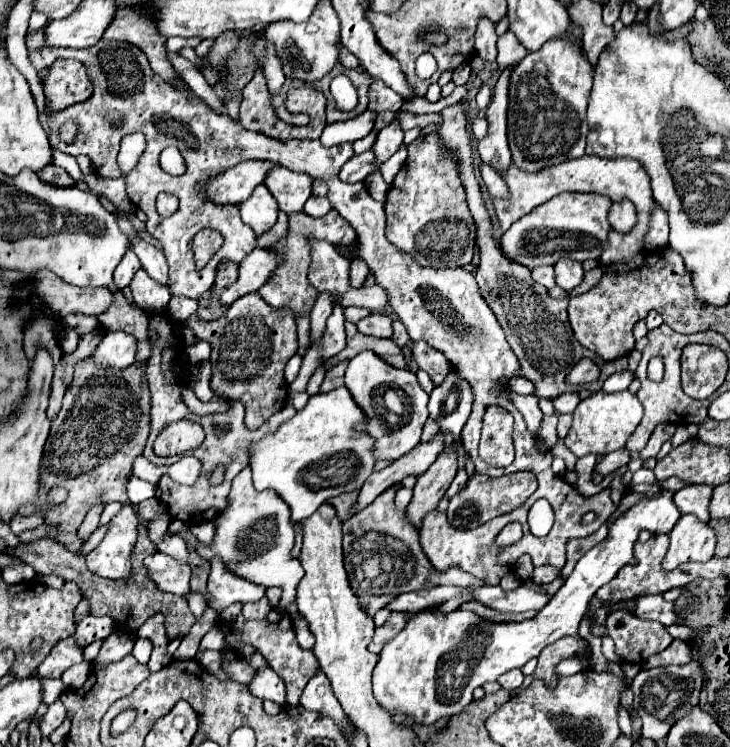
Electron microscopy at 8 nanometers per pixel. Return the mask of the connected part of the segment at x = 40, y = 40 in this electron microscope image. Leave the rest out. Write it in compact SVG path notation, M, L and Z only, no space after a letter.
M43 28L39 30L39 32L35 32L35 34L27 34L27 48L29 50L41 50L43 48L43 44L45 44L45 34L43 34Z

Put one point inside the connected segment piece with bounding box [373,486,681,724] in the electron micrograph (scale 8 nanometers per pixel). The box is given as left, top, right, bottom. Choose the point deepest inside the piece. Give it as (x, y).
(428, 671)

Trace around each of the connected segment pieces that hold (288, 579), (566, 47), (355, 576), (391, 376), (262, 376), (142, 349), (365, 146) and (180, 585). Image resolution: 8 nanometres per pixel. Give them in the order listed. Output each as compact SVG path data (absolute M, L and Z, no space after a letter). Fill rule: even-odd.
M245 468L243 472L235 476L235 482L227 496L227 506L223 514L219 514L213 520L213 524L215 524L215 536L211 544L199 542L197 554L203 560L213 560L215 556L219 556L223 564L227 566L227 570L231 570L235 576L247 578L249 582L255 582L265 588L271 588L271 586L281 588L283 590L281 606L283 608L289 606L295 600L295 590L297 590L299 580L303 578L303 568L299 564L299 558L291 556L291 550L295 544L295 532L293 532L293 522L291 522L291 510L283 502L283 498L279 498L279 494L275 494L273 490L255 492L253 482L251 482L251 470ZM259 520L263 520L263 552L237 550L241 544L245 544L247 538L253 542L259 542L259 538L251 538L251 532L255 530L253 524Z
M571 24L567 34L547 40L537 52L529 52L511 72L507 134L513 162L519 170L539 172L585 154L585 110L593 84L593 66L581 46L575 44L581 38L583 28Z
M395 488L385 490L377 500L367 506L357 516L343 522L343 556L345 556L345 570L349 574L349 582L357 598L367 604L367 612L375 616L377 610L387 606L397 592L413 592L423 588L435 586L485 586L479 578L459 570L459 566L451 566L447 572L435 570L419 544L419 532L409 522L405 510L395 510Z
M363 352L349 360L345 372L345 386L367 418L363 424L355 426L355 430L363 430L365 434L371 434L371 438L375 438L377 460L395 462L419 444L423 424L429 418L429 394L421 388L413 372L393 368L381 358L377 358L373 352Z
M253 292L231 304L223 318L203 322L197 314L191 314L185 320L185 326L191 328L199 340L211 342L211 390L219 398L235 398L243 402L247 428L259 428L269 416L285 406L287 382L283 378L283 368L299 350L293 310L275 310Z
M113 292L115 302L97 316L97 322L103 332L127 332L133 334L139 341L135 365L146 363L147 358L151 356L152 344L147 338L147 312L143 308L131 308L129 302L125 300L123 292Z
M371 132L371 134L367 134L363 140L353 142L353 150L355 150L355 154L361 154L361 152L371 150L371 146L373 146L375 140L377 140L377 132Z
M157 552L147 556L143 564L147 566L149 578L161 592L171 592L177 596L187 596L191 592L189 588L191 568L185 562Z

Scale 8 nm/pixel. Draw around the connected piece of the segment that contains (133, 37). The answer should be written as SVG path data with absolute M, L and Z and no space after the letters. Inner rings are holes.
M121 8L115 12L115 18L107 26L103 40L121 40L137 46L145 52L151 68L165 78L167 82L175 84L177 88L183 88L183 80L175 74L171 62L167 60L167 48L165 40L157 34L157 28L149 16L145 16L139 10Z

